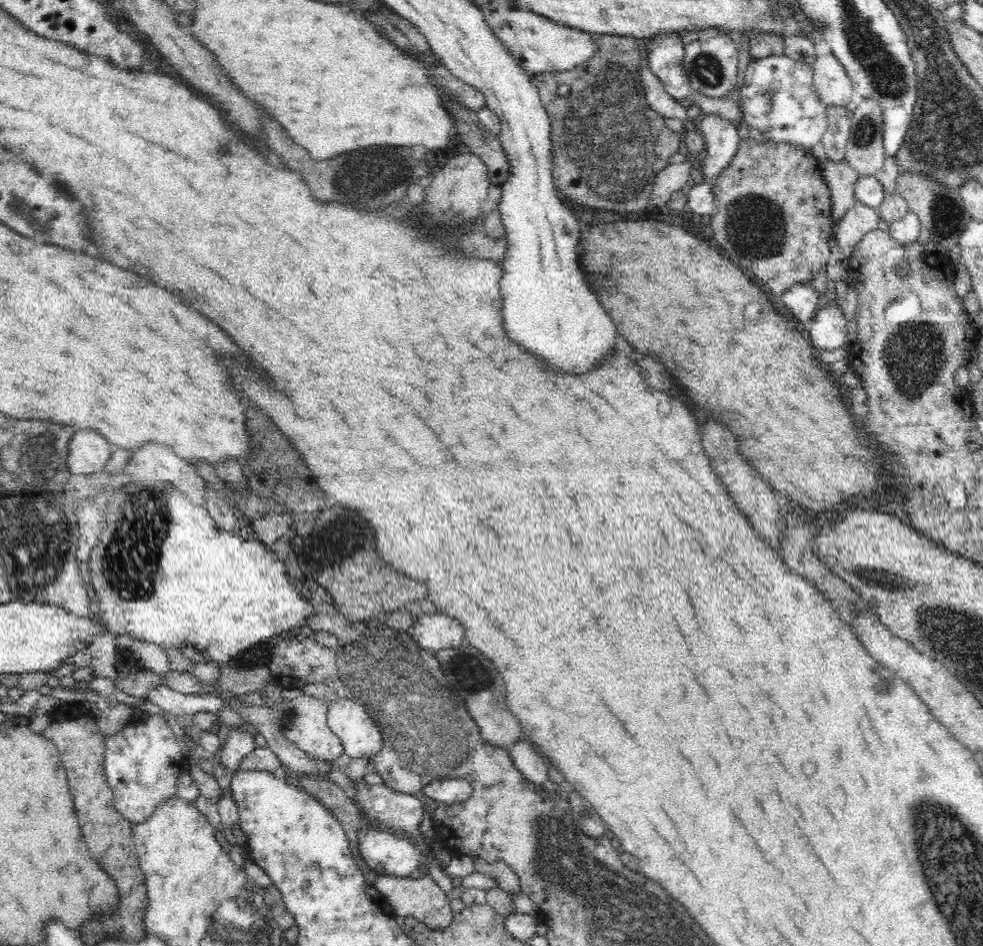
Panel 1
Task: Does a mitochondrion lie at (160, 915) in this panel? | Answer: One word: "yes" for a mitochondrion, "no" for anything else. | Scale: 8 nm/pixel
no

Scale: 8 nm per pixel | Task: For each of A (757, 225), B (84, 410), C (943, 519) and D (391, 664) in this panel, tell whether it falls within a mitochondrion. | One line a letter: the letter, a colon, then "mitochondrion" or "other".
A: mitochondrion
B: other
C: other
D: mitochondrion

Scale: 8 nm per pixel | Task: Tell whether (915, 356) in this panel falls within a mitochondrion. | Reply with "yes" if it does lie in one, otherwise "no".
yes

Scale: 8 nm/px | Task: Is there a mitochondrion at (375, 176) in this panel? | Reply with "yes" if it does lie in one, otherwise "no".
yes

